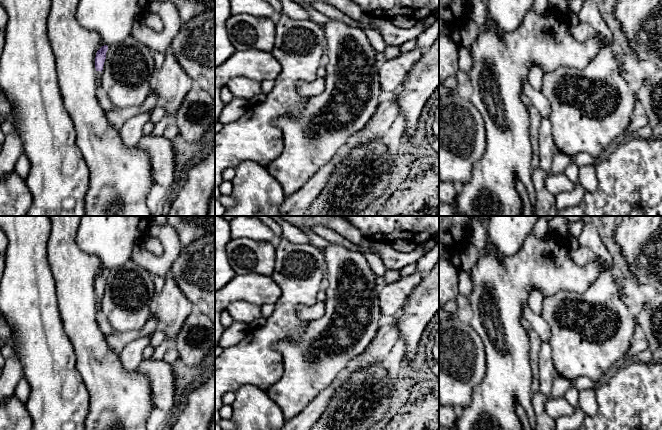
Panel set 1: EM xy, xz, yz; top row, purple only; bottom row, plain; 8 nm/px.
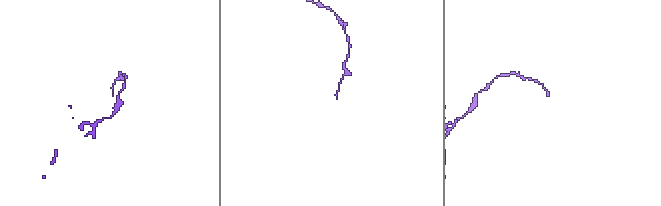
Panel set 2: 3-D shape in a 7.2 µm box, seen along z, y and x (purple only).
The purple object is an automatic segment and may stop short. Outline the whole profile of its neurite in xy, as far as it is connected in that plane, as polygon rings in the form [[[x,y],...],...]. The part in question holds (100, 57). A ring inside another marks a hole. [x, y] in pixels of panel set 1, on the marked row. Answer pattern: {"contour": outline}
{"contour": [[[104,45],[96,53],[95,68],[96,68],[96,82],[98,85],[100,85],[100,82],[101,82],[101,74],[102,74],[105,59],[106,59],[107,50],[108,50],[108,46]]]}

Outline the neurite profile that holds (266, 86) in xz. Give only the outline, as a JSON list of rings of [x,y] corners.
[[[265,80],[260,82],[261,83],[261,94],[257,97],[255,97],[252,100],[252,103],[259,103],[263,101],[263,99],[266,97],[266,95],[272,91],[274,87],[274,81],[273,80]]]

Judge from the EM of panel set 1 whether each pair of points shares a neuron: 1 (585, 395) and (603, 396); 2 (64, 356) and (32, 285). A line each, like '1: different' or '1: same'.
1: different
2: same

